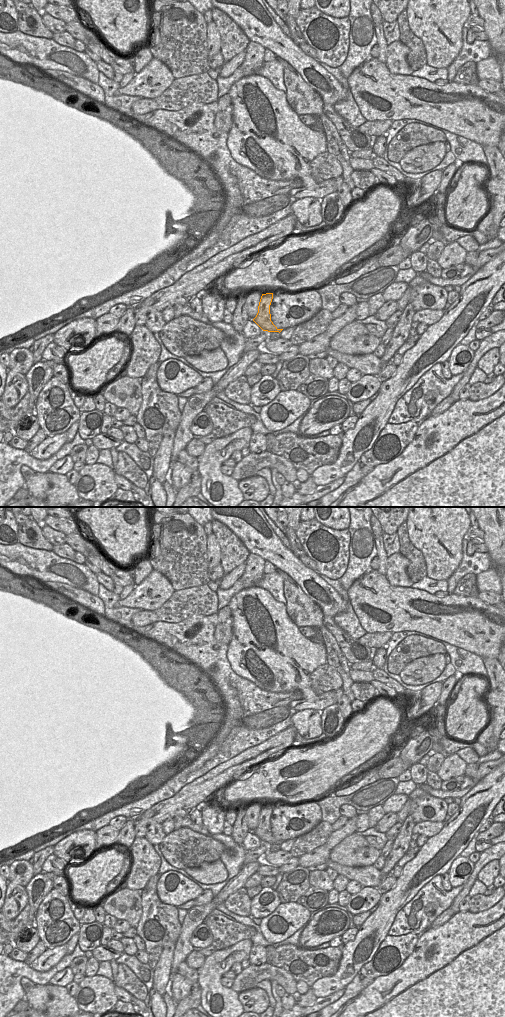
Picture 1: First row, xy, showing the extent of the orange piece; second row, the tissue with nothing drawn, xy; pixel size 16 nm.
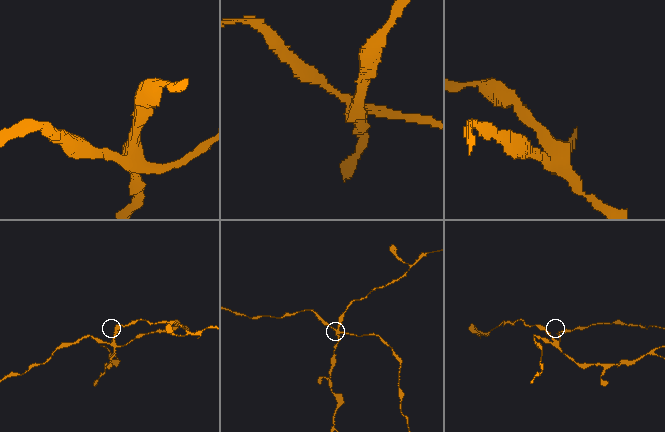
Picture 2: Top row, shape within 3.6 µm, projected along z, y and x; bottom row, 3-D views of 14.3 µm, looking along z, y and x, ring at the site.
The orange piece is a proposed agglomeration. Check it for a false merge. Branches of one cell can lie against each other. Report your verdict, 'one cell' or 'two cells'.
two cells

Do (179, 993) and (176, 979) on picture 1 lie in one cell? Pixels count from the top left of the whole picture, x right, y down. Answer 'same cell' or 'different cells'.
same cell

